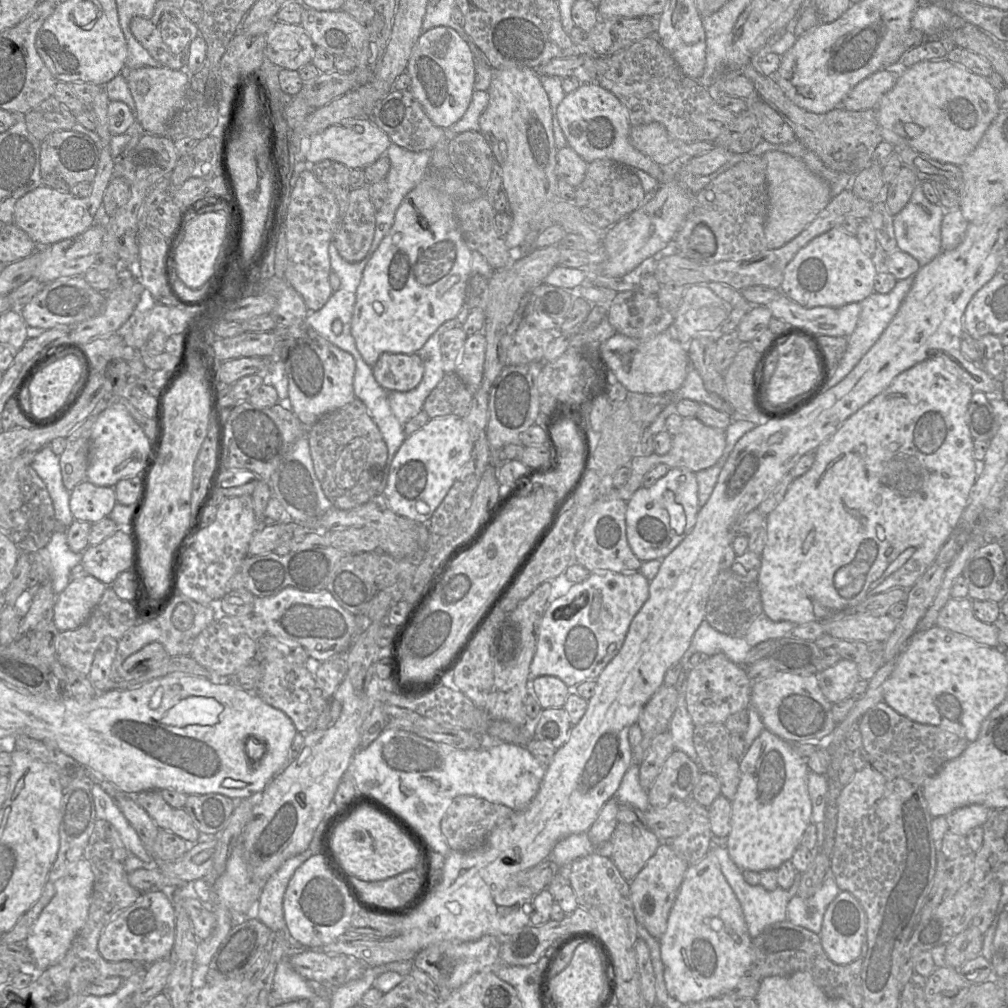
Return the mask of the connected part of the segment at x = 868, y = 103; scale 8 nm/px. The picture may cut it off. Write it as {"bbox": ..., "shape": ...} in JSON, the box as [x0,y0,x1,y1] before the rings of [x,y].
{"bbox":[841,69,900,111],"shape":[[[880,69],[856,84],[843,98],[841,107],[859,111],[875,109],[879,100],[896,83],[900,73]]]}

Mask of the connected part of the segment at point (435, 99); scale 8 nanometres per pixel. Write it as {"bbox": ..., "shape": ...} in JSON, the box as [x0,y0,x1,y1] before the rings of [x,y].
{"bbox":[408,26,474,130],"shape":[[[437,26],[423,32],[408,61],[409,90],[422,105],[430,120],[448,130],[467,110],[474,91],[473,54],[465,40],[451,27]]]}

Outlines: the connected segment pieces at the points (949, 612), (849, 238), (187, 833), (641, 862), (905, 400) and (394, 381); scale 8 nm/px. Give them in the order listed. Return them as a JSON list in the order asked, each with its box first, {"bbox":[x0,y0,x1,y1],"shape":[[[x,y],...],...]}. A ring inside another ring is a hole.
[{"bbox":[936,597,1001,647],"shape":[[[951,597],[941,609],[936,626],[962,633],[987,646],[1001,647],[997,624],[980,621],[973,613],[971,598]]]},{"bbox":[780,226,876,308],"shape":[[[836,226],[812,239],[795,254],[784,269],[780,290],[782,294],[805,308],[840,307],[849,303],[860,303],[872,294],[876,274],[872,257],[864,252],[857,237],[845,232],[841,226]]]},{"bbox":[133,790,201,844],"shape":[[[146,790],[133,796],[160,829],[175,833],[190,844],[198,842],[201,832],[195,827],[185,808],[173,808],[159,790]]]},{"bbox":[609,823,660,882],"shape":[[[618,823],[609,843],[612,861],[631,882],[655,854],[660,840],[646,826]]]},{"bbox":[757,359,980,625],"shape":[[[927,359],[899,374],[885,390],[883,390],[880,394],[875,396],[871,401],[869,401],[855,414],[853,414],[843,423],[843,425],[834,435],[818,446],[818,448],[815,450],[815,461],[810,470],[798,478],[794,478],[793,482],[789,485],[782,501],[766,516],[765,527],[767,529],[767,539],[761,554],[762,565],[757,582],[761,593],[763,613],[767,617],[769,617],[774,622],[790,621],[797,625],[805,624],[807,622],[827,622],[838,620],[847,614],[854,613],[854,609],[859,603],[873,595],[885,592],[894,587],[903,587],[904,589],[909,589],[916,583],[916,581],[932,564],[951,534],[956,529],[958,529],[960,525],[960,518],[967,505],[970,490],[978,477],[980,464],[973,456],[973,437],[970,433],[970,429],[967,423],[967,411],[972,395],[973,389],[968,384],[963,382],[959,377],[949,372],[942,361],[937,359]]]},{"bbox":[372,352,424,392],"shape":[[[385,352],[372,367],[375,380],[386,391],[407,392],[418,386],[424,364],[418,354]]]}]

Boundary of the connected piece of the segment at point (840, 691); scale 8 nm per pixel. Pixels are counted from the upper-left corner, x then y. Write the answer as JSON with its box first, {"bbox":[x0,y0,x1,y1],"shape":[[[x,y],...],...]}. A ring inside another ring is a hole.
{"bbox":[816,658,860,703],"shape":[[[843,658],[816,674],[816,677],[822,693],[831,703],[850,698],[860,679],[858,664]]]}

